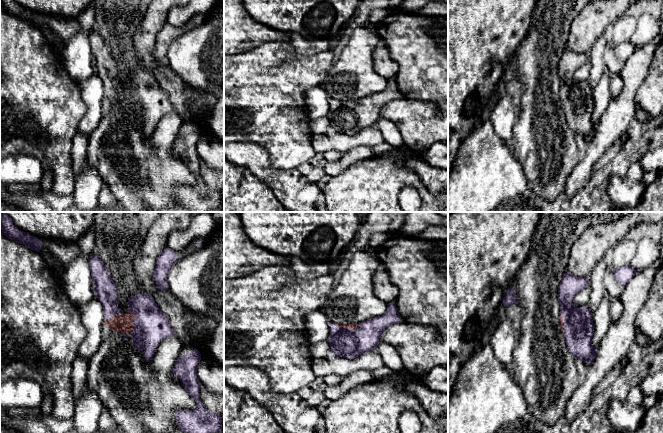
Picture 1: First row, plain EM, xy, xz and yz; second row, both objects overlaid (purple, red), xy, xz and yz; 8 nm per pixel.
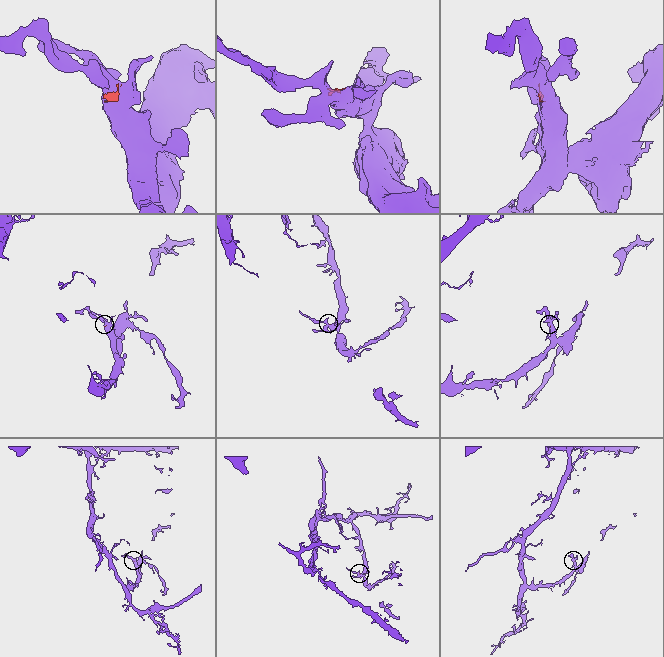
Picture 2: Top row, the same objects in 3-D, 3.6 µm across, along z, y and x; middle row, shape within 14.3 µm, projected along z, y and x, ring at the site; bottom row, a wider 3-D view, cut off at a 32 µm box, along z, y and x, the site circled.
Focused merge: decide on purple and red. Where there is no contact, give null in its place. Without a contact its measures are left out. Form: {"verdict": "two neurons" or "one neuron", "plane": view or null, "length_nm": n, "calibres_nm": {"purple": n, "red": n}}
{"verdict": "one neuron", "plane": "xy", "length_nm": 220, "calibres_nm": {"purple": 280, "red": 140}}

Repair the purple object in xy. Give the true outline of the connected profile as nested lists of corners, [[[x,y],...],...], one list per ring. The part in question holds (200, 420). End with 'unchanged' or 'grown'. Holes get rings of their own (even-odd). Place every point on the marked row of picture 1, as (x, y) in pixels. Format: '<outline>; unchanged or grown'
[[[185,343],[170,378],[175,375],[182,381],[182,386],[196,401],[194,410],[180,410],[175,413],[179,429],[185,433],[215,433],[222,431],[220,413],[208,411],[200,401],[201,383],[197,378],[197,366],[201,360],[200,352],[192,345]]]; grown

